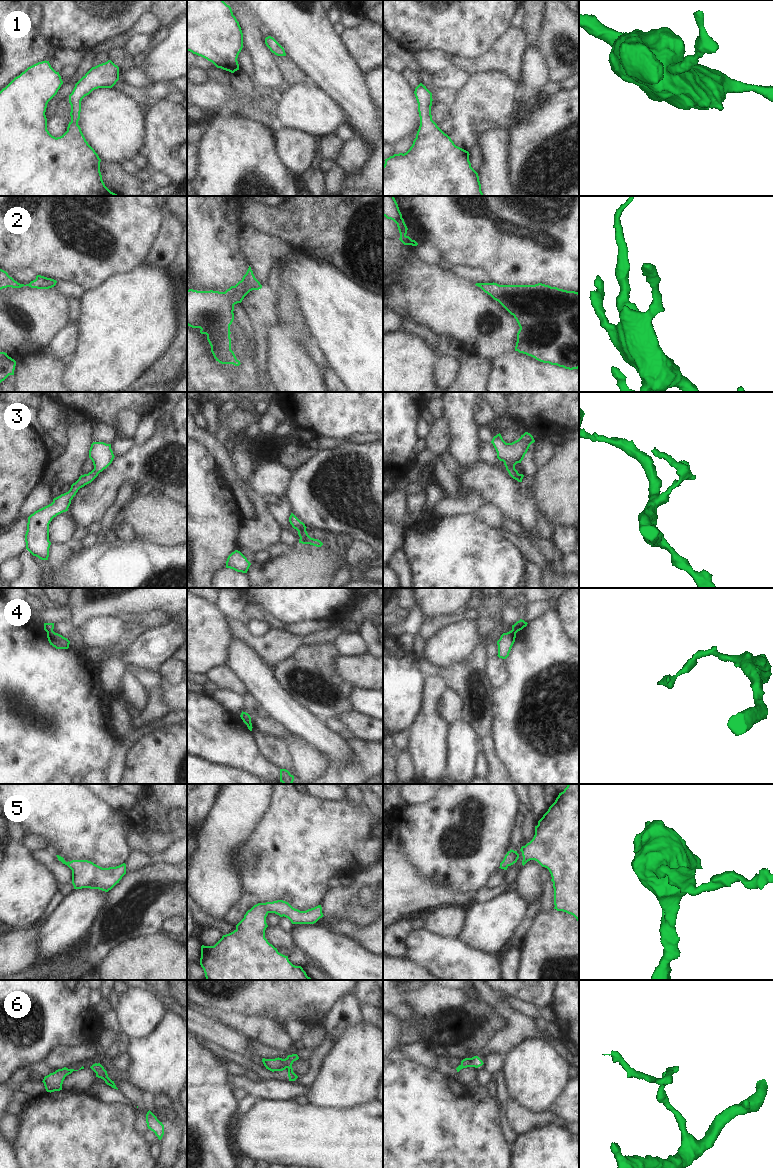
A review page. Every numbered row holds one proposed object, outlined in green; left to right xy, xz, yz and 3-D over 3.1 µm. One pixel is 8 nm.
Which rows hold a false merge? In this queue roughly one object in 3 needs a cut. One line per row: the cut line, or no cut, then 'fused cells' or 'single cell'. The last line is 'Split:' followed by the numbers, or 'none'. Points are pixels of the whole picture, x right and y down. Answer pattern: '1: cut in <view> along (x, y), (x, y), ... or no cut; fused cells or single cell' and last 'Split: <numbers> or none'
1: no cut; single cell
2: no cut; single cell
3: no cut; single cell
4: cut in xy along (52, 630), (47, 632); fused cells
5: no cut; single cell
6: no cut; single cell
Split: 4

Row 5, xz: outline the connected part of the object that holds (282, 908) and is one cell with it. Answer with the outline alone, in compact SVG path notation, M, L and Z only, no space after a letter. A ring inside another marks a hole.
M283 900L254 905L233 932L223 935L214 946L201 946L200 965L206 980L312 980L301 966L293 965L288 956L279 953L265 938L269 913L284 916L292 924L314 924L324 916L321 905L306 911L295 909Z

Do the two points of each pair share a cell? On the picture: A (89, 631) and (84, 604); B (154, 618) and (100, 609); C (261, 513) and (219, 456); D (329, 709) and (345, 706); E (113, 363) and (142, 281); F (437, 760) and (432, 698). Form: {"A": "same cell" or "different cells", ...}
{"A": "different cells", "B": "different cells", "C": "same cell", "D": "same cell", "E": "same cell", "F": "same cell"}

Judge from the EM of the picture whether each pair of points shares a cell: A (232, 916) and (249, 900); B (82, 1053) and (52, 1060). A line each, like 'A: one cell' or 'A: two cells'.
A: one cell
B: one cell

